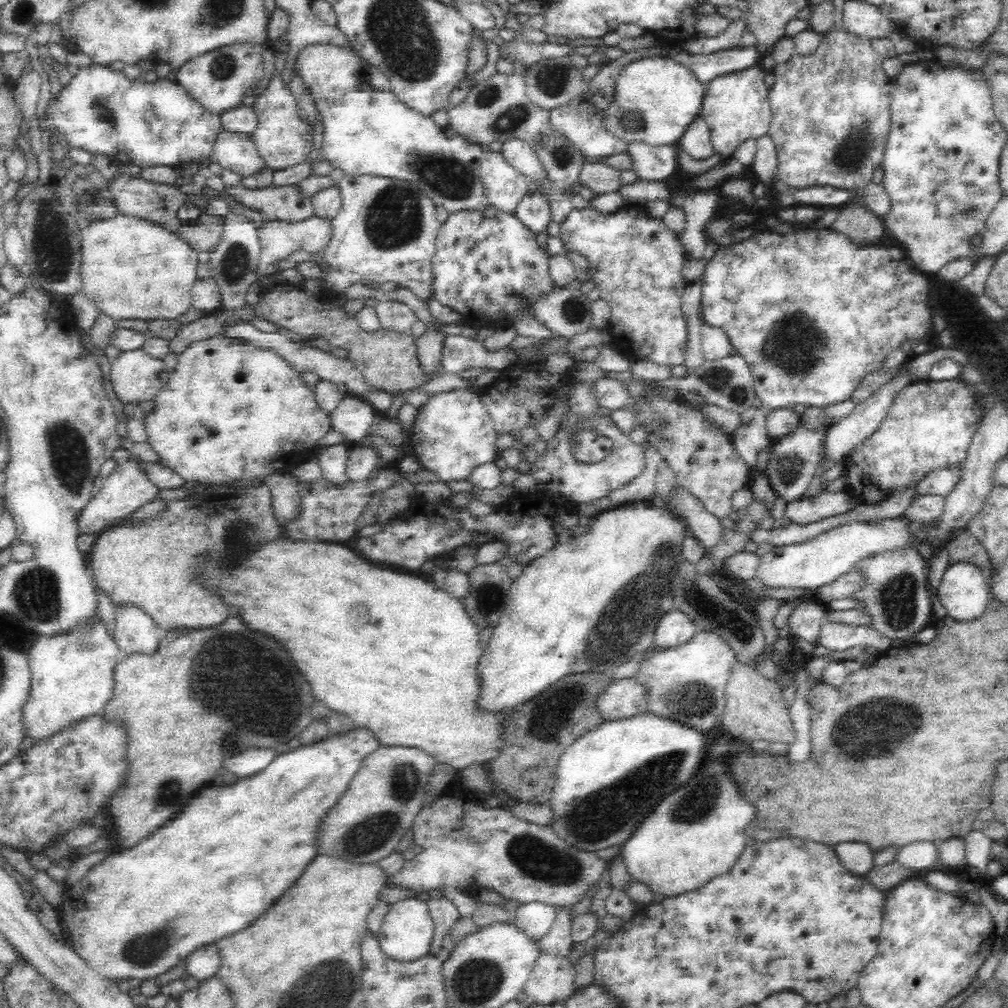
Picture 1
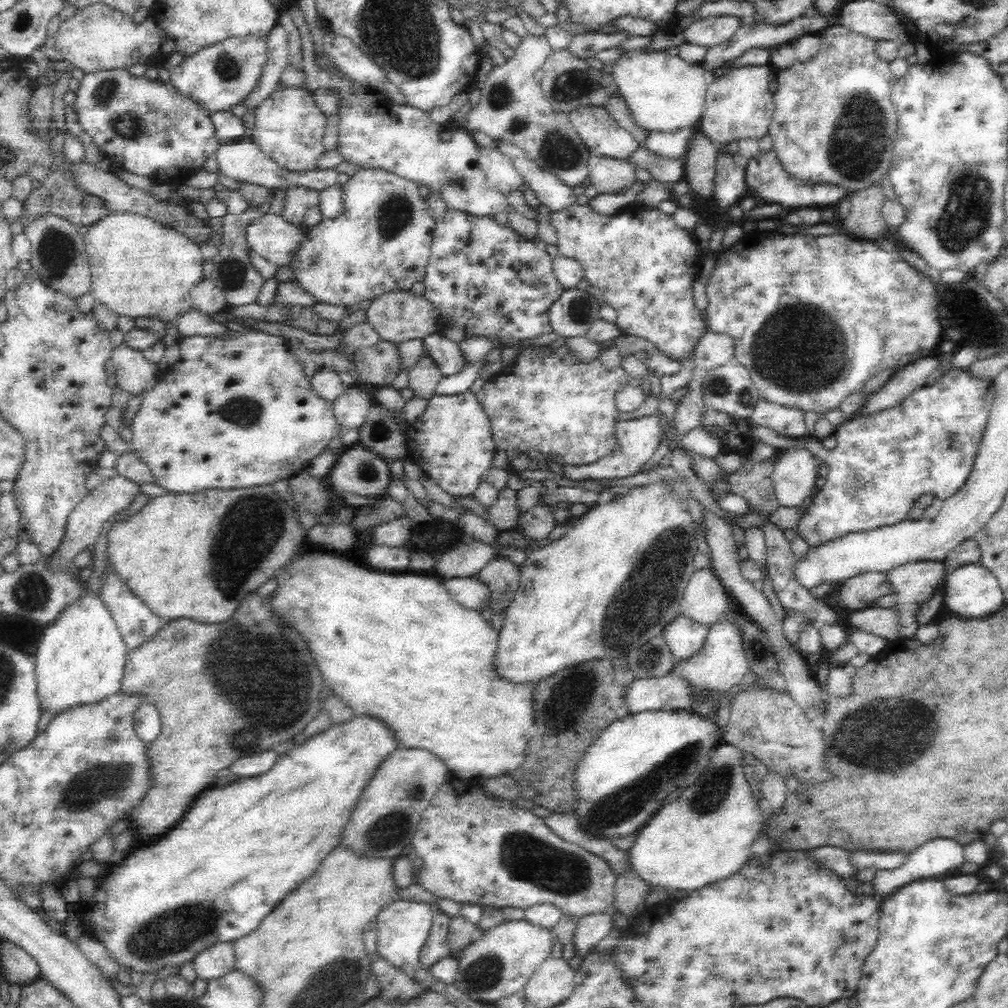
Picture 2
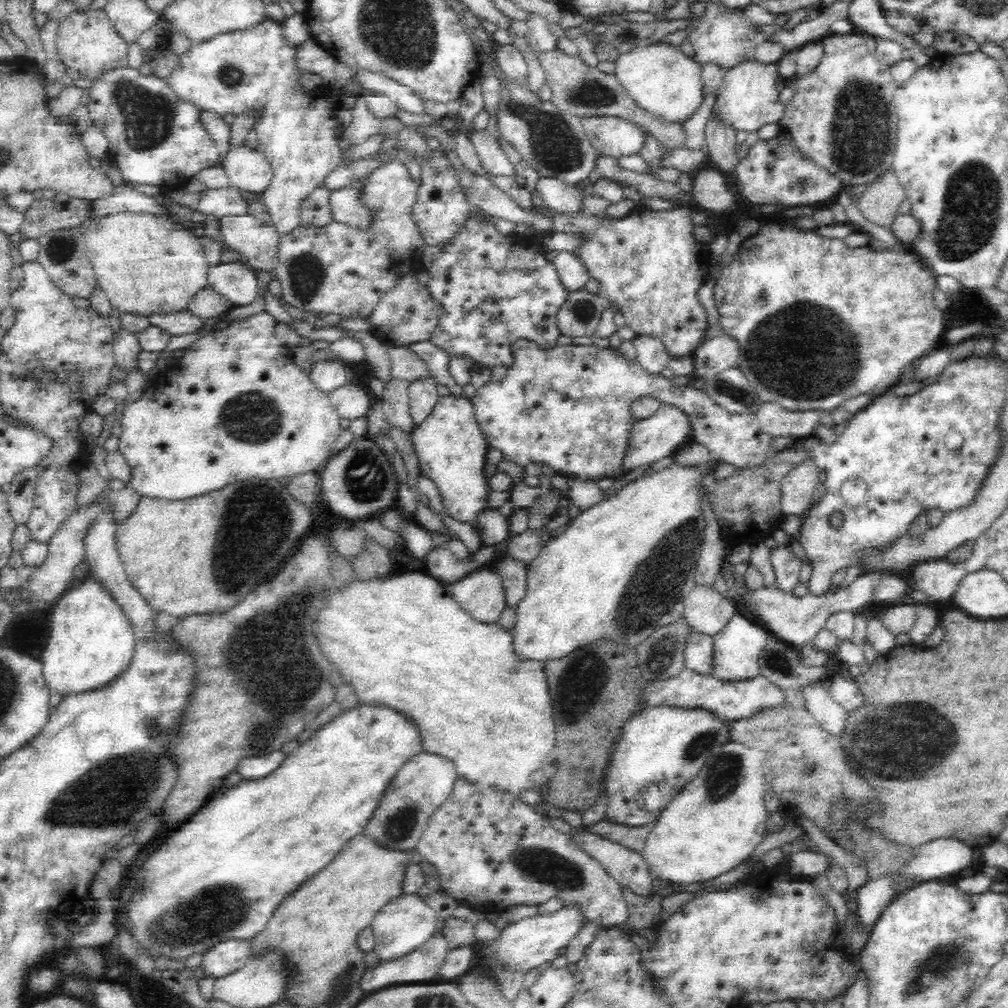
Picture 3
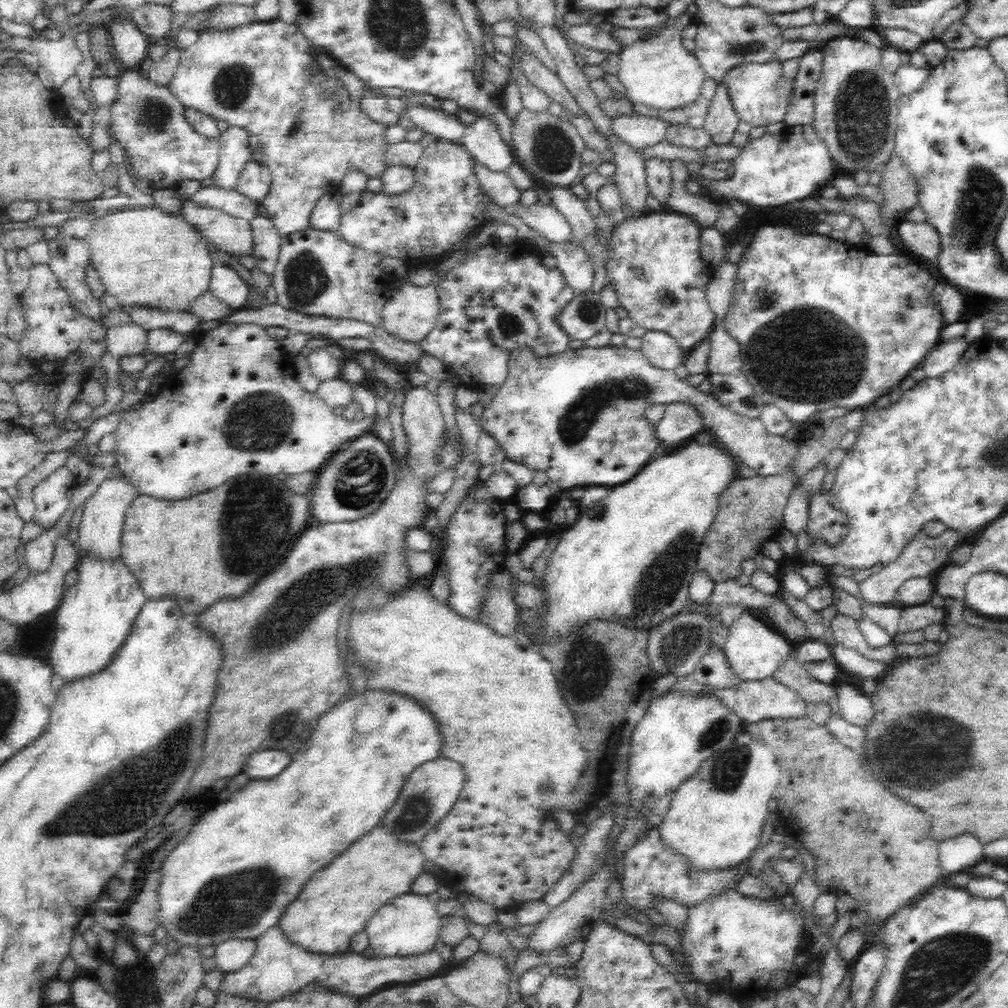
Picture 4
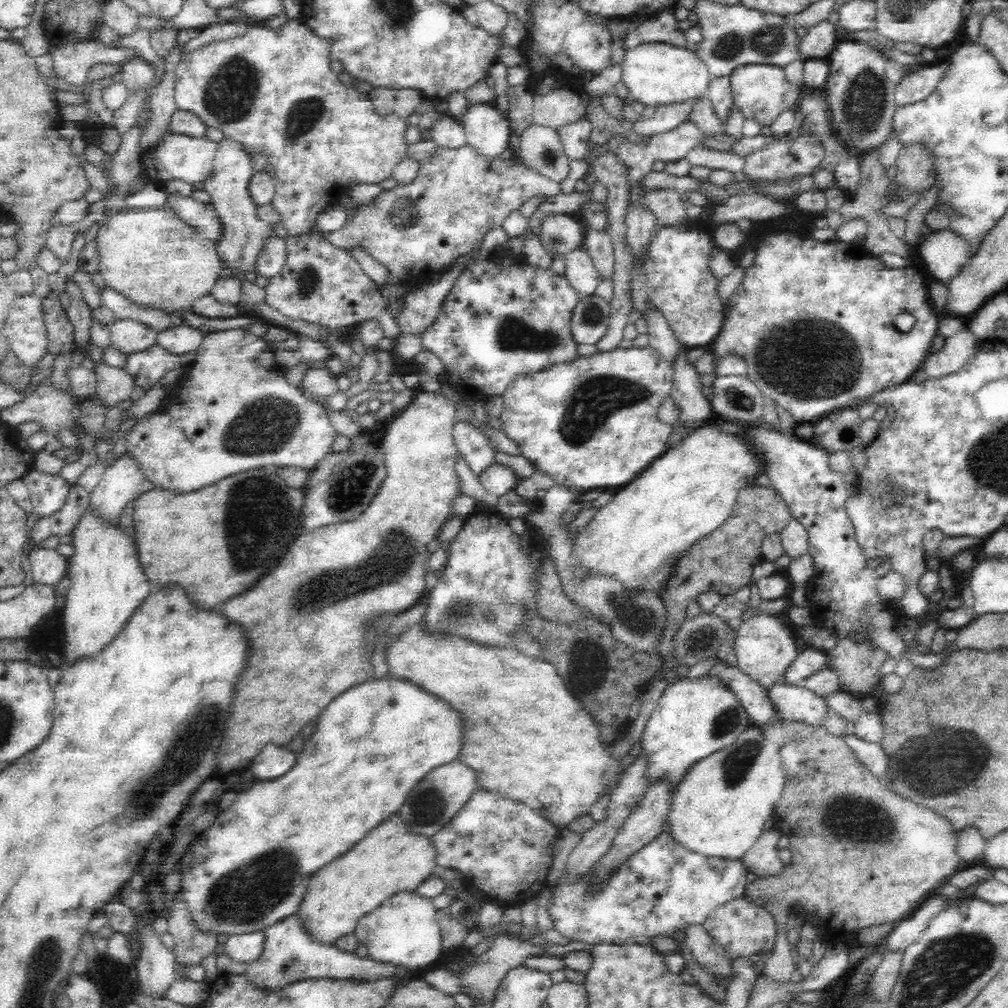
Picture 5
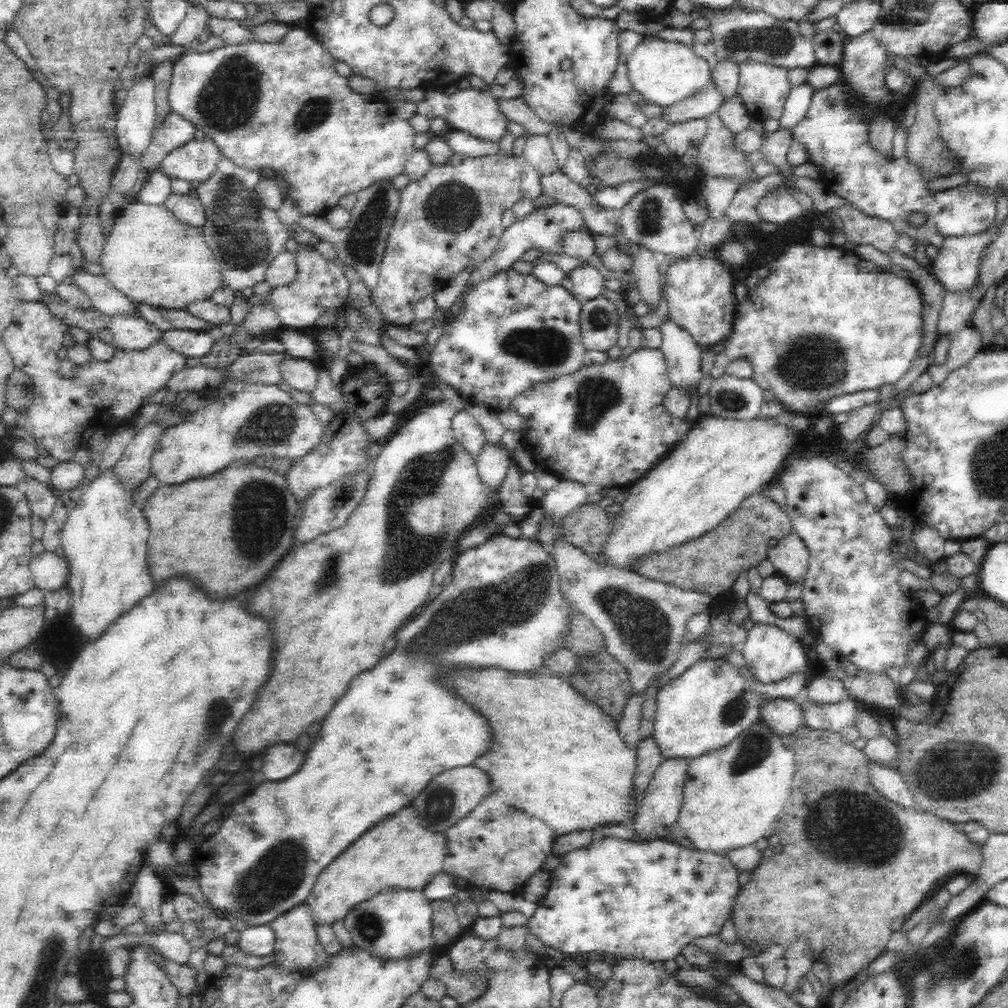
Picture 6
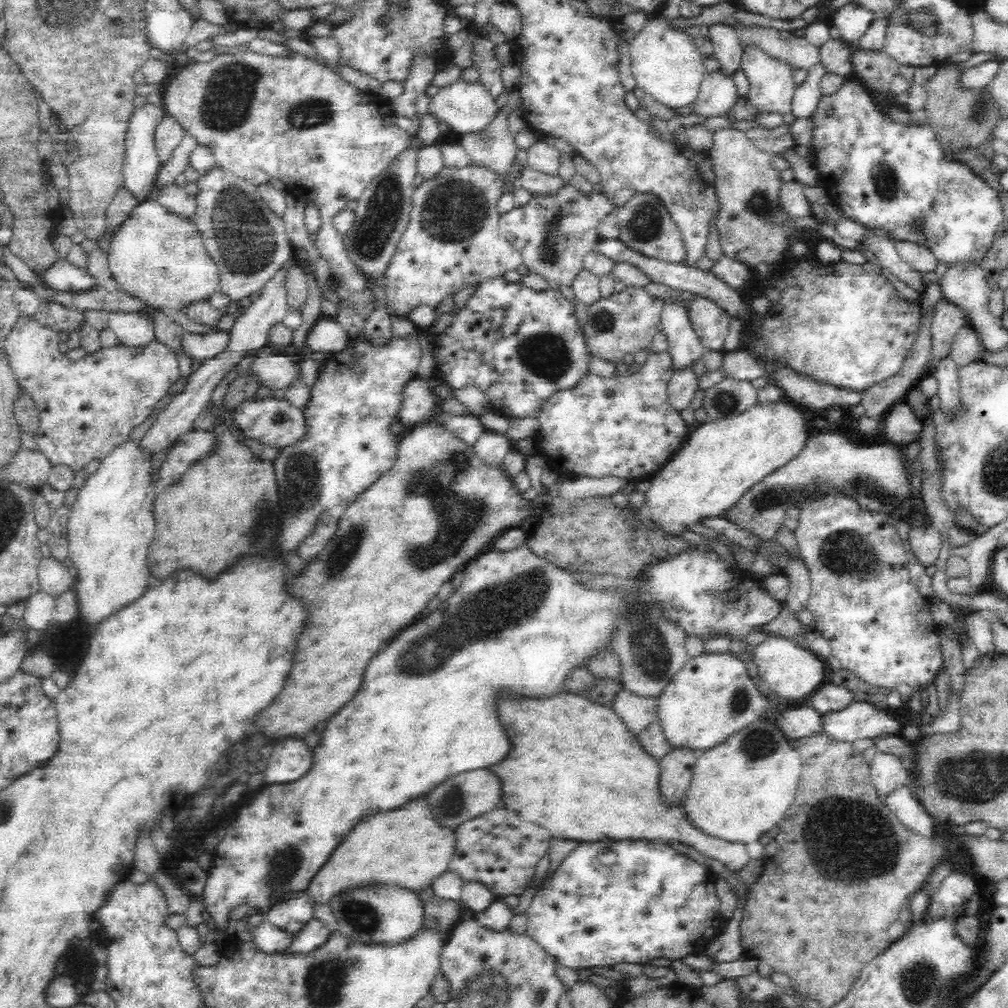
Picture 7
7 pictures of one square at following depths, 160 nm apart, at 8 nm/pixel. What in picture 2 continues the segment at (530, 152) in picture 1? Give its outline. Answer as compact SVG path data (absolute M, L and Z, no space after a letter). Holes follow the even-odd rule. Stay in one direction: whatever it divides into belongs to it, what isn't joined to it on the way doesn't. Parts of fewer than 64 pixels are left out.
M498 142L496 148L512 161L518 174L523 176L526 187L536 193L543 209L557 213L575 203L576 196L572 187L528 157L522 147L513 143Z

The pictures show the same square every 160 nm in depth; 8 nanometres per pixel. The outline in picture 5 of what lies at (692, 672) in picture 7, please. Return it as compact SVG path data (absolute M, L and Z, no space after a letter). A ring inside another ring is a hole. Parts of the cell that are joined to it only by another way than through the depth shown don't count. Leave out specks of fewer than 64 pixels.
M812 644L807 645L804 650L798 651L796 658L792 660L786 669L783 680L790 684L801 684L812 672L818 672L829 664L827 651L819 650ZM708 677L697 681L674 681L659 698L640 734L638 744L644 757L644 792L653 784L664 783L672 798L693 764L730 746L741 732L752 725L737 698L718 681Z

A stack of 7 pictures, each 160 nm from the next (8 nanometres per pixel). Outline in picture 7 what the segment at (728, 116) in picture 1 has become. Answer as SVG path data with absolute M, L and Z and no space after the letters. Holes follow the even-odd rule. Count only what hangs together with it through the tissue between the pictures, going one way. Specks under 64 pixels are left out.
M758 45L745 46L741 59L742 66L749 80L749 92L745 97L758 108L758 112L778 112L782 116L792 110L792 96L797 84L793 81L793 67L778 58L773 58L763 52Z

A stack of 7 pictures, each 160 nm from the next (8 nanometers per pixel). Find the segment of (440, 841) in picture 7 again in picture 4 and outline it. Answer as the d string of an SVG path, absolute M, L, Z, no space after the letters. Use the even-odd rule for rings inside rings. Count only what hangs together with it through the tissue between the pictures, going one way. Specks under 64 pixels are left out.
M382 826L370 829L362 838L354 840L334 862L318 870L314 878L309 878L300 894L284 908L276 927L290 943L320 958L342 958L352 954L350 949L354 934L365 928L370 917L381 909L391 898L406 894L414 882L414 876L423 870L424 857L418 844L408 844L394 840L392 833Z

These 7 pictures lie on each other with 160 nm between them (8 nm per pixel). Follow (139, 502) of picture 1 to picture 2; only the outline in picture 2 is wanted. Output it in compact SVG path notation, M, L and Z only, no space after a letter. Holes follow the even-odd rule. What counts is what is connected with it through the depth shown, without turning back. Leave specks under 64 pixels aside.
M120 472L117 473L112 478L104 478L102 484L91 490L88 496L72 510L72 514L68 517L66 540L64 540L64 544L62 544L62 548L59 550L59 564L63 568L69 566L69 563L78 554L78 551L93 547L100 536L104 522L114 518L122 510L126 510L134 502L136 496L142 494L140 492L142 485L130 481L130 478L126 478L126 475L122 475Z

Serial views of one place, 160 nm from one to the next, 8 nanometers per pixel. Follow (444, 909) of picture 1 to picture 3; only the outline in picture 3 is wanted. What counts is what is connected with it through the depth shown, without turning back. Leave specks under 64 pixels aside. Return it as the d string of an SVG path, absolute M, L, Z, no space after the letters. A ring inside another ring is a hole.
M434 932L432 937L410 955L392 962L381 962L376 968L366 968L362 973L362 989L370 993L390 984L396 986L398 982L438 981L440 969L449 951L448 941L443 933Z

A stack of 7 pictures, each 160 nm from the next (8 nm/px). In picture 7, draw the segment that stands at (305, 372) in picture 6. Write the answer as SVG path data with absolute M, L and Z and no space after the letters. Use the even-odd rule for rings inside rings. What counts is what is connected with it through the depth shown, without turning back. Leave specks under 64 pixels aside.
M263 348L249 364L249 370L253 370L259 378L261 389L264 387L286 389L294 383L298 376L301 377L302 363L290 361L290 357L282 353L266 354Z

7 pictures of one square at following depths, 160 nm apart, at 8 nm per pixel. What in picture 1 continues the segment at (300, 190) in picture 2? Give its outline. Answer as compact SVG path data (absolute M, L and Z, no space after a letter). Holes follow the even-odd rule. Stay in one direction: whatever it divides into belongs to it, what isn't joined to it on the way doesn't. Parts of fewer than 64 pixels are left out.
M241 182L235 186L224 186L224 192L230 194L242 206L248 206L254 211L266 214L267 218L274 221L298 222L313 215L311 197L307 197L298 189L290 185L270 185L262 188L246 188Z

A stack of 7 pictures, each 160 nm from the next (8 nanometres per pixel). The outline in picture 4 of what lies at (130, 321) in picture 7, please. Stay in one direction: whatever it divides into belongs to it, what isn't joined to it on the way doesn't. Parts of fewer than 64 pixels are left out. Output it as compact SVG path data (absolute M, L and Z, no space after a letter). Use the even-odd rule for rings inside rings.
M138 323L116 325L107 330L107 345L112 358L142 354L146 351L147 330Z

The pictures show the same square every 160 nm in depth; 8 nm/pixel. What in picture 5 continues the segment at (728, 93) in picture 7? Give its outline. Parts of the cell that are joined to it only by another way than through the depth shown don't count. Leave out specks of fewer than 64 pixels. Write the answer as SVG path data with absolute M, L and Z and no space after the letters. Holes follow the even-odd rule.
M692 101L648 107L638 120L632 122L630 134L649 140L652 136L666 134L687 122L686 116L690 110L692 110Z

